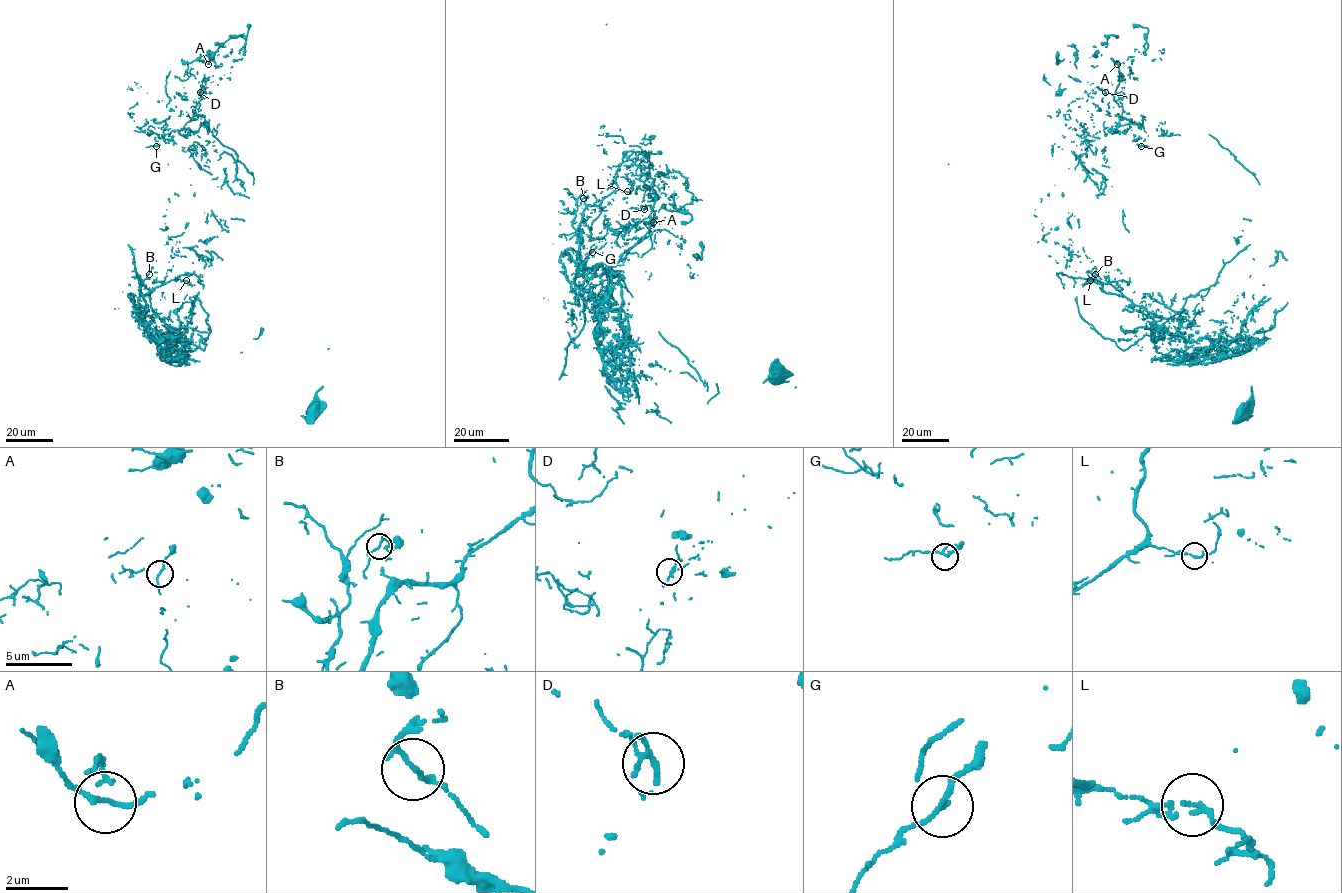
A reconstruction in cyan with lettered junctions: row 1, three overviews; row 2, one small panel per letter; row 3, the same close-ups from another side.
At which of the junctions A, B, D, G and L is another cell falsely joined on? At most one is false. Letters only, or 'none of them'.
L

